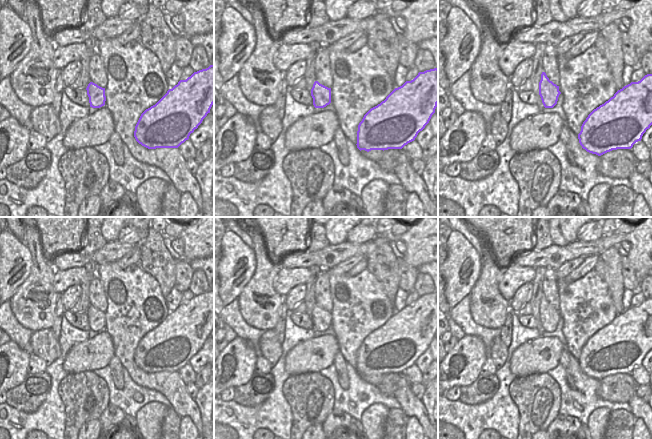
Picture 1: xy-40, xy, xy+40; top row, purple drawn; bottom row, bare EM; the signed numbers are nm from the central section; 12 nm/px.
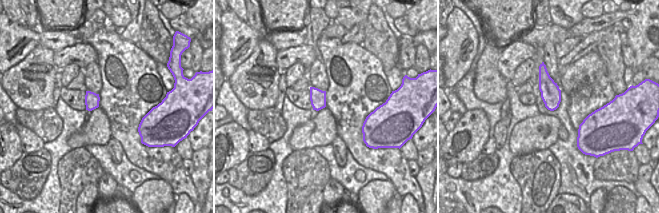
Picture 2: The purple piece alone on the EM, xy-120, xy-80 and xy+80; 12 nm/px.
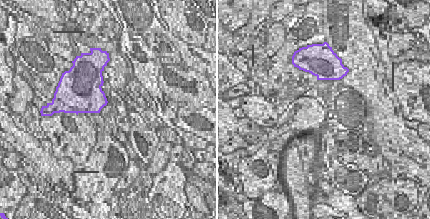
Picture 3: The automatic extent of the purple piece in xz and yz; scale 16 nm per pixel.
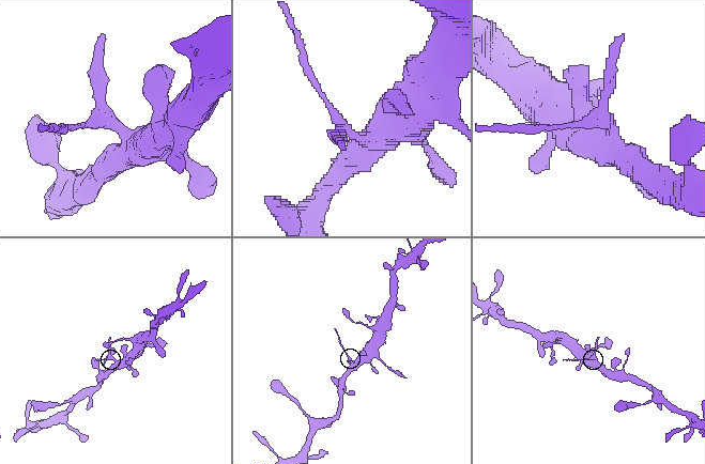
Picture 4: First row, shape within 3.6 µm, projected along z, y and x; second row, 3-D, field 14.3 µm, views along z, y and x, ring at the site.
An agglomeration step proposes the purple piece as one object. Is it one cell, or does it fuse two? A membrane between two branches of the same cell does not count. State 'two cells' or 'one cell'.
two cells

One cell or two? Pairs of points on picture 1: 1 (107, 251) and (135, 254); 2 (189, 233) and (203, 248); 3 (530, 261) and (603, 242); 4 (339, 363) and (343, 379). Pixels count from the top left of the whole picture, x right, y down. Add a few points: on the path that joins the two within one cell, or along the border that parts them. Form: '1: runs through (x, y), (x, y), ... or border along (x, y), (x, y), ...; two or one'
1: border along (134, 245), (116, 262); two
2: runs through (193, 237), (200, 244); one
3: runs through (548, 256), (567, 253), (574, 249), (585, 249); one
4: runs through (340, 367), (342, 375); one

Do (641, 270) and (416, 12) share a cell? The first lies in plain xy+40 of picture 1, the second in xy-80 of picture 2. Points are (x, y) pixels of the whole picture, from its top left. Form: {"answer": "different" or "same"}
{"answer": "same"}

